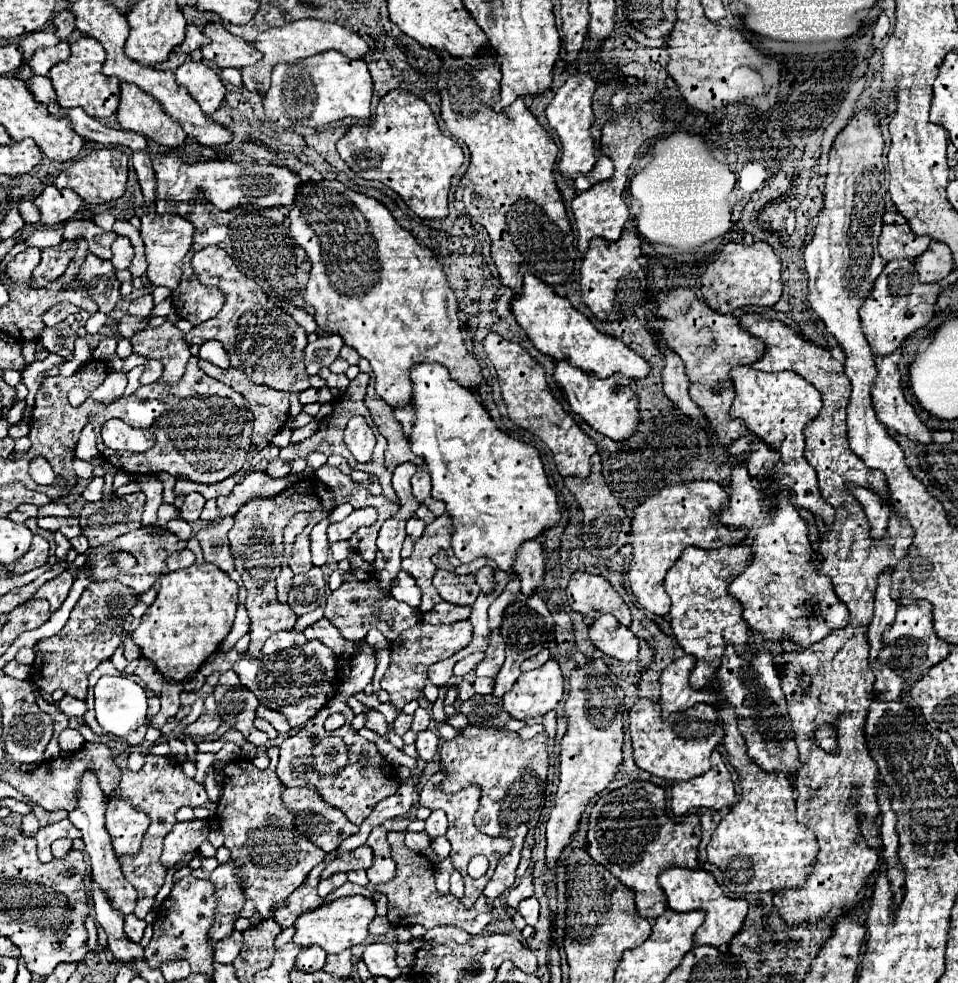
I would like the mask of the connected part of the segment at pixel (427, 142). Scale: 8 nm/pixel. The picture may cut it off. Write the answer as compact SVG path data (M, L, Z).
M392 90L380 98L376 106L376 118L370 126L352 126L346 136L336 144L342 160L362 178L380 180L394 192L402 196L402 200L420 216L428 220L444 220L448 216L448 190L452 176L464 164L462 148L448 136L444 136L434 120L430 106L418 96L406 90Z

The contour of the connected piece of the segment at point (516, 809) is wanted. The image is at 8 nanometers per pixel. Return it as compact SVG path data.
M468 726L454 740L442 744L440 750L440 772L444 774L444 780L440 782L442 792L454 794L470 784L476 784L482 790L480 808L474 816L476 826L480 826L482 832L496 832L498 836L506 836L514 844L514 848L506 856L502 856L502 860L494 870L494 876L484 888L490 906L514 884L516 880L514 872L520 862L524 836L530 828L536 826L540 818L548 770L546 740L548 736L544 732L534 736L532 740L520 740L514 732L508 730Z

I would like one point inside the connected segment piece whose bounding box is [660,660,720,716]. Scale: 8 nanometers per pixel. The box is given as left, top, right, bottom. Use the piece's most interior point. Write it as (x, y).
(677, 695)

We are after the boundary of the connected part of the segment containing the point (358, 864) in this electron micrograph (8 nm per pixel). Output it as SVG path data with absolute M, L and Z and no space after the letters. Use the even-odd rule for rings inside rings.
M368 844L358 846L356 850L346 852L346 854L338 856L334 862L330 862L330 864L322 870L322 878L330 878L332 874L350 872L350 870L358 870L358 868L368 870L370 864L372 864L372 858L374 858L374 854L370 852L370 846L368 846Z

